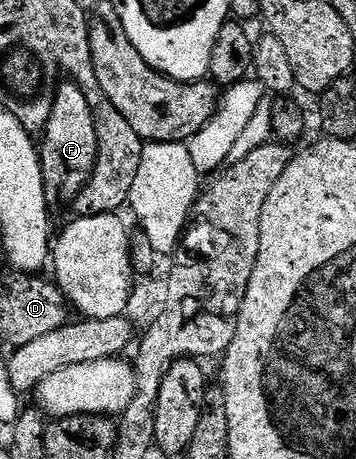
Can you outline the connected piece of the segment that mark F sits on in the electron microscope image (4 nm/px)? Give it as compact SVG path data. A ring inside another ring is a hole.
M65 82L53 92L51 117L47 117L47 125L39 139L45 196L51 205L71 205L89 184L97 167L97 130L89 99L78 83Z

